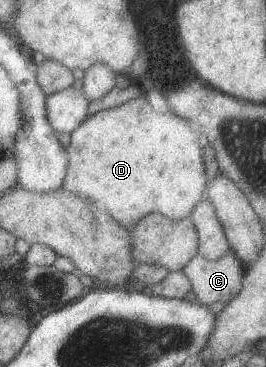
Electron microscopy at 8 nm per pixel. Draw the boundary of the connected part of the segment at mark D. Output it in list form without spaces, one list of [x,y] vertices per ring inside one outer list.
[[[146,96],[131,99],[120,107],[99,111],[72,134],[72,141],[67,146],[71,159],[70,171],[64,187],[105,206],[132,232],[149,214],[161,213],[172,219],[187,218],[207,188],[203,150],[191,125],[176,113],[156,110]]]

